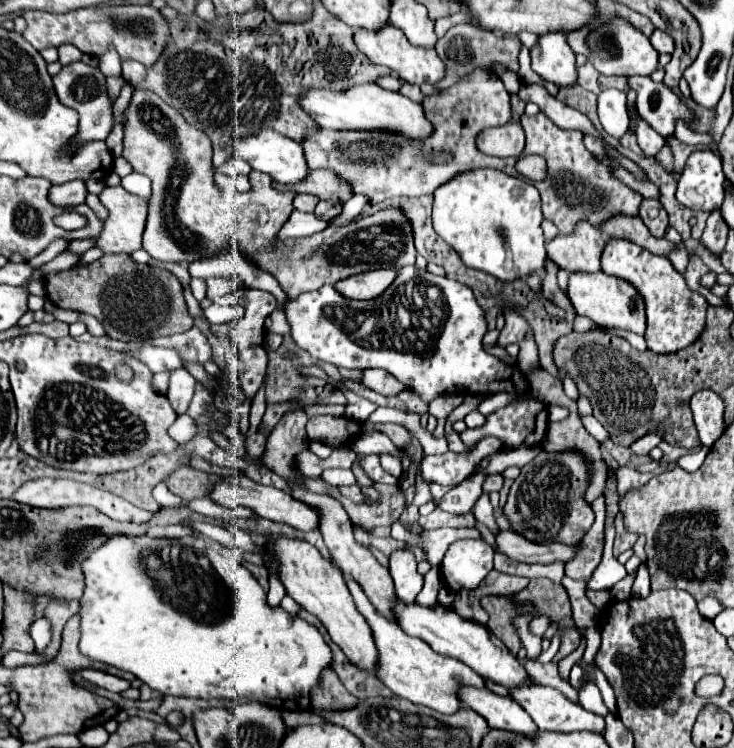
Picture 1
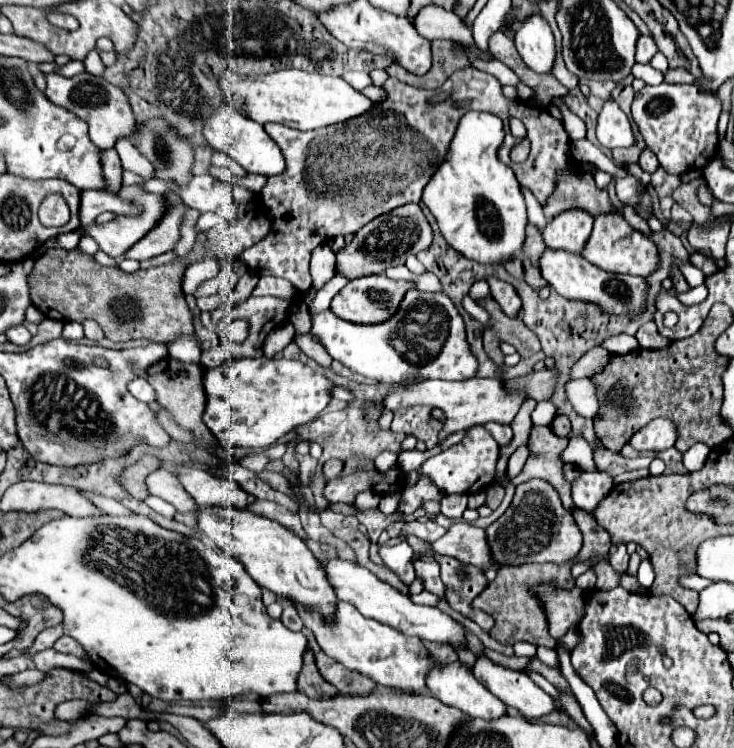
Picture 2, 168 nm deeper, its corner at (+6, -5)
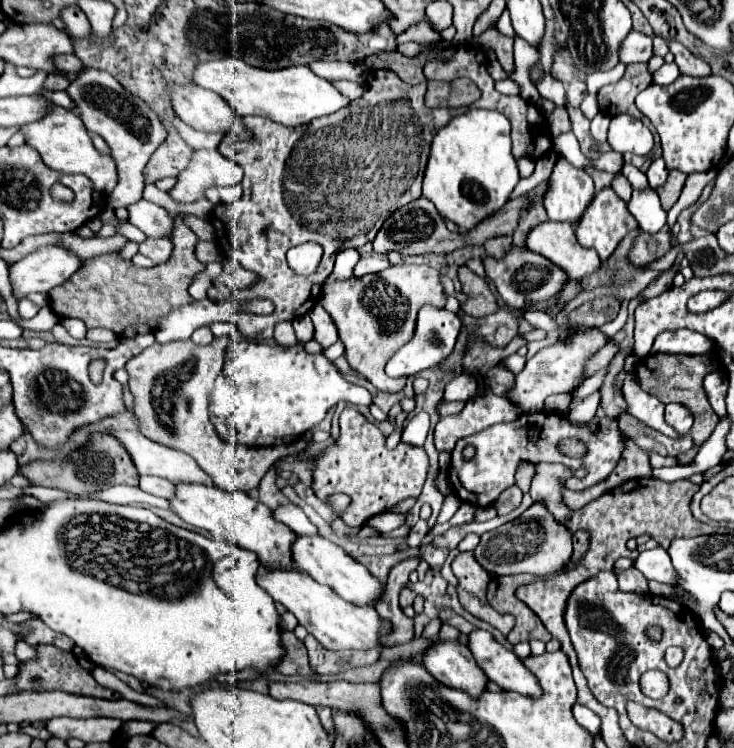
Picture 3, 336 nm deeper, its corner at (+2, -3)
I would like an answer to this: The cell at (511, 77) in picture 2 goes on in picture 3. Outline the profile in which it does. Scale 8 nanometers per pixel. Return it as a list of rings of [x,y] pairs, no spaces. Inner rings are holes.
[[[422,22],[422,24],[410,26],[406,32],[396,36],[396,44],[404,44],[404,42],[410,42],[410,40],[420,42],[420,44],[422,42],[436,42],[436,40],[440,40],[440,34],[434,32],[426,22]]]

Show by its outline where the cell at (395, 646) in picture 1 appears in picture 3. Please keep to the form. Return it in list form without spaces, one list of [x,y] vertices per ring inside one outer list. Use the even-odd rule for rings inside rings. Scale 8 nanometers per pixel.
[[[264,568],[264,572],[256,574],[256,582],[274,598],[274,602],[280,602],[288,612],[292,612],[298,618],[298,624],[308,630],[324,648],[328,650],[368,650],[378,648],[380,632],[386,634],[390,630],[390,624],[380,620],[374,606],[356,606],[346,600],[342,600],[336,592],[330,588],[318,584],[312,576],[306,576],[306,572],[300,570],[282,570],[282,568]]]

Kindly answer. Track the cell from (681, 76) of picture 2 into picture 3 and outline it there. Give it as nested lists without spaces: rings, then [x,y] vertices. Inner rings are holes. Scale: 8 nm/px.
[[[670,40],[668,48],[676,56],[676,64],[682,74],[690,74],[690,76],[708,76],[710,74],[710,66],[702,58],[694,56],[686,46]]]

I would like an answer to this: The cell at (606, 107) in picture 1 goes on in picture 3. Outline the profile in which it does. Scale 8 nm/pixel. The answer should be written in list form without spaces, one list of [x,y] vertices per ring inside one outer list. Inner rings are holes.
[[[618,114],[610,122],[610,132],[608,132],[608,144],[612,146],[614,152],[626,154],[650,154],[654,148],[654,138],[652,132],[636,118],[628,114]]]

